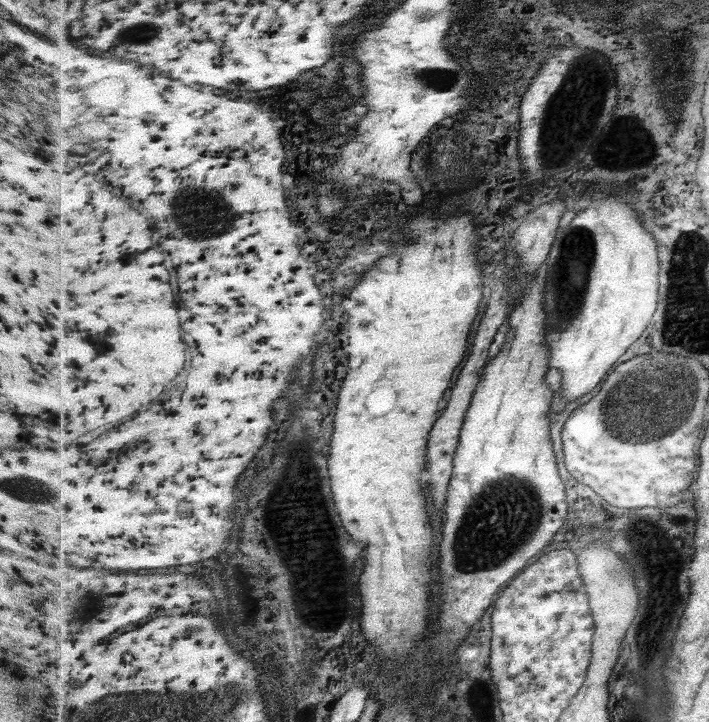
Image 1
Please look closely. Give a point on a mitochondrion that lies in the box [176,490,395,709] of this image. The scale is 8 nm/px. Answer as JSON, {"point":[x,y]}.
{"point":[236,685]}

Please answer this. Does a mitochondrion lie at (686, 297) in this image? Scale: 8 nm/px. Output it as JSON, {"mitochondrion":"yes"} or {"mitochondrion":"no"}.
{"mitochondrion":"yes"}

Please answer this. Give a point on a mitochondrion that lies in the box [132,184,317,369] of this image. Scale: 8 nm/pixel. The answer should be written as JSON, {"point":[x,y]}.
{"point":[197,217]}

